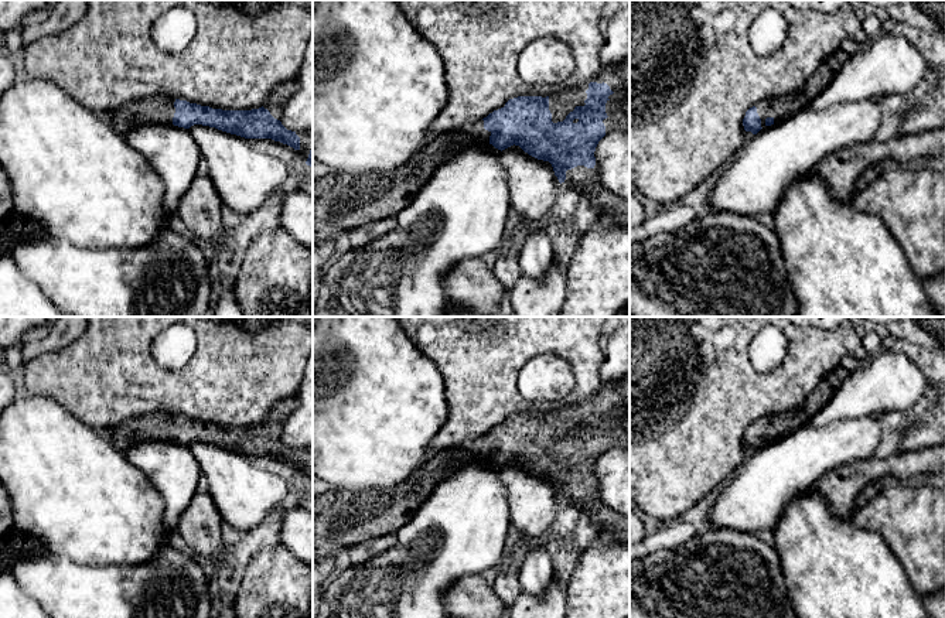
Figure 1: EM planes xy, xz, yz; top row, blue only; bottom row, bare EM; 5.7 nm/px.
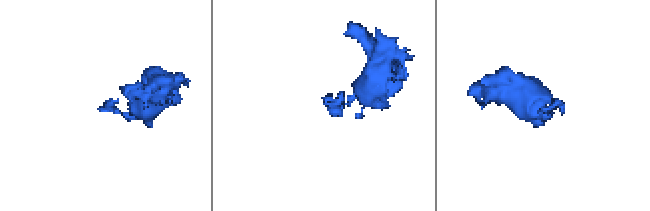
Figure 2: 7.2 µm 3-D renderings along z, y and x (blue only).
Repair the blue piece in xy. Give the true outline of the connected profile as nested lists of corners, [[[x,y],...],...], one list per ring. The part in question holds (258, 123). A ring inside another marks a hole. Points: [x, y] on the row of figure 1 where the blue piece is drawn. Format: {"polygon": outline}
{"polygon": [[[144,98],[119,106],[108,120],[122,136],[147,124],[174,124],[190,129],[194,124],[215,127],[245,139],[272,139],[293,147],[313,167],[313,129],[287,130],[263,106],[252,110],[222,110],[173,98]]]}

